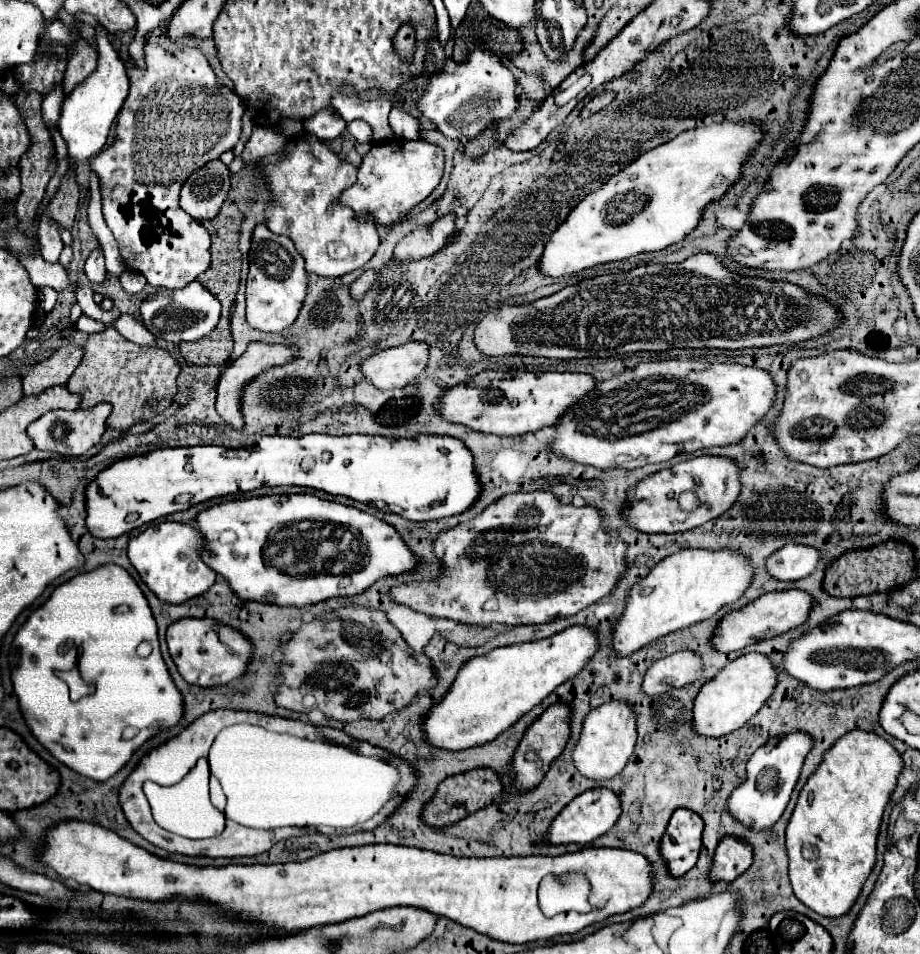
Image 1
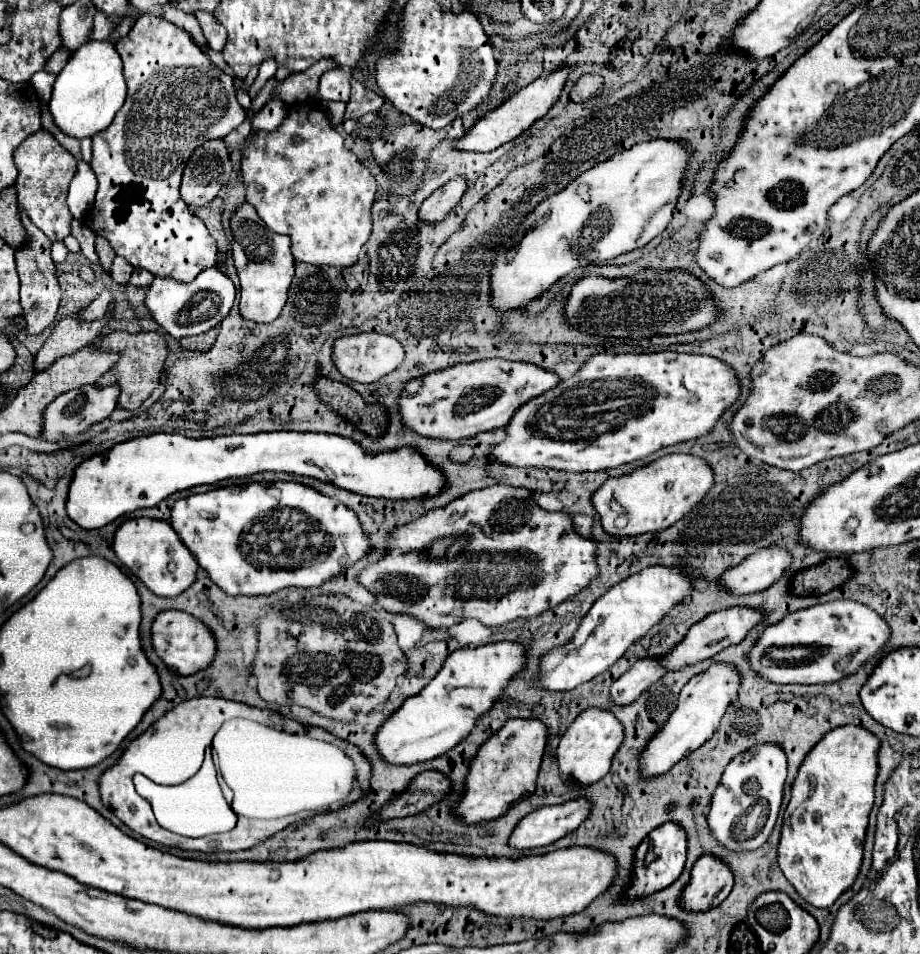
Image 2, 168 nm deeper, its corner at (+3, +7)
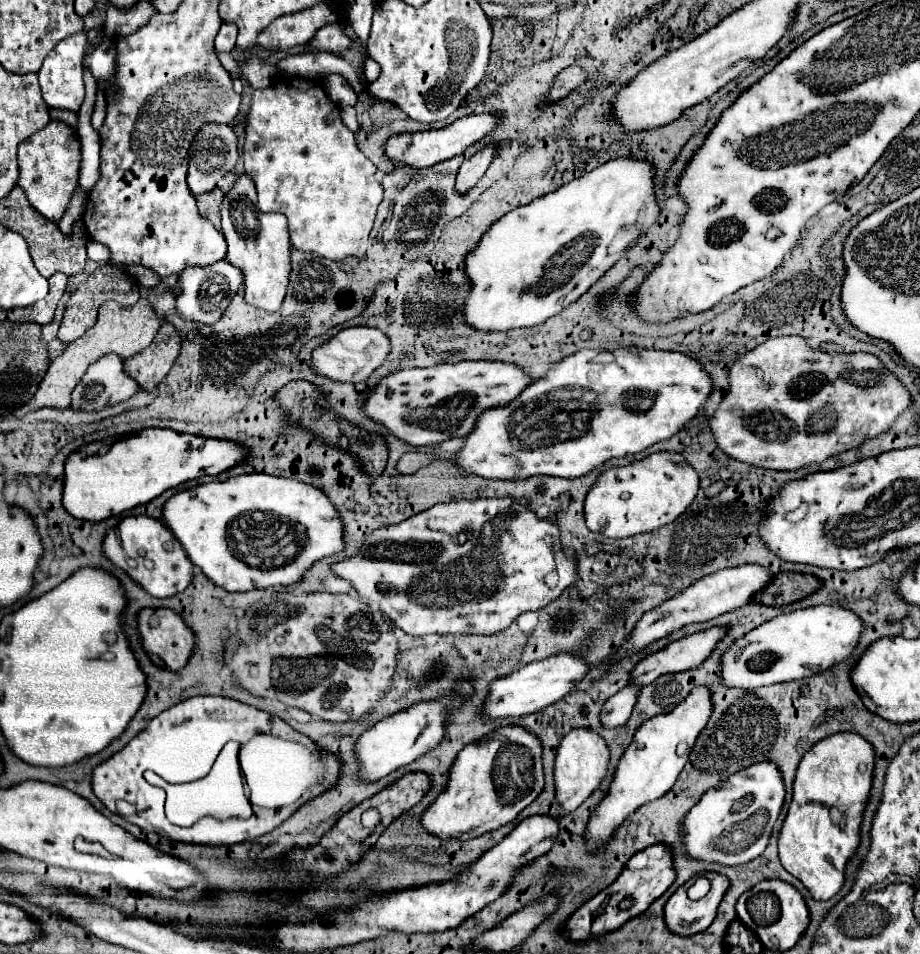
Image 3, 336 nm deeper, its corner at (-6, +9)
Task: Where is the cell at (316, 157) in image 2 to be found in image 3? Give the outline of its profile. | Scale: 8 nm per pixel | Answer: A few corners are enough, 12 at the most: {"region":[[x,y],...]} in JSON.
{"region":[[319,82],[255,90],[243,144],[291,244],[361,258],[383,198]]}

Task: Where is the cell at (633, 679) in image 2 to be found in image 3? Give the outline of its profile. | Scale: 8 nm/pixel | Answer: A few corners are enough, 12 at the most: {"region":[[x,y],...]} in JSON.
{"region":[[637,684],[613,694],[601,712],[605,728],[623,726],[639,696]]}

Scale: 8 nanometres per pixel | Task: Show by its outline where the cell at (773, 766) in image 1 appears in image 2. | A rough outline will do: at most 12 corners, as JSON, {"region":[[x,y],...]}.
{"region":[[754,746],[724,770],[706,814],[732,852],[778,818],[786,756]]}

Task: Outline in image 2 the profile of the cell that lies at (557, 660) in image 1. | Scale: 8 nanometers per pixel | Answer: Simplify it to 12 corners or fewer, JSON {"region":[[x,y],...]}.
{"region":[[524,646],[454,650],[374,742],[392,766],[446,754],[522,670]]}

